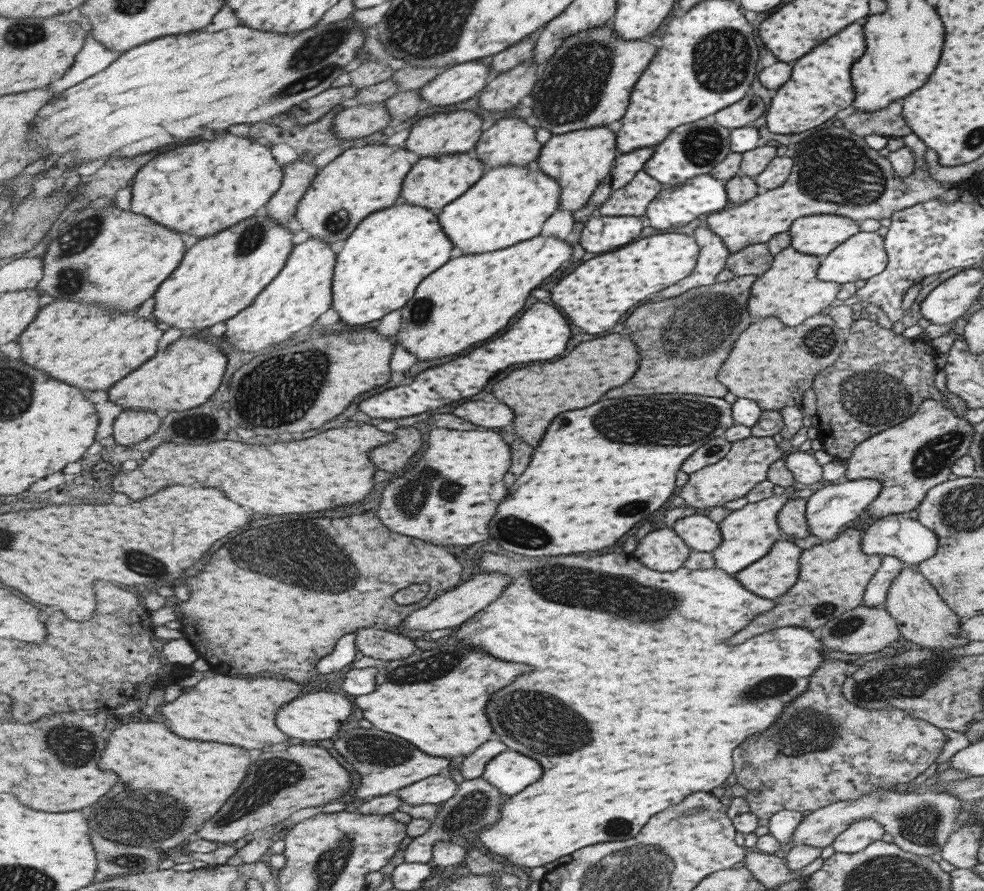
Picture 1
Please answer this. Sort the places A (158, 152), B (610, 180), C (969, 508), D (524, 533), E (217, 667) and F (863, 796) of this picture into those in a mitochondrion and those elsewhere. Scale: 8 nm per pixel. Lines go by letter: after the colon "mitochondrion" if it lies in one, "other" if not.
A: other
B: other
C: mitochondrion
D: mitochondrion
E: other
F: other

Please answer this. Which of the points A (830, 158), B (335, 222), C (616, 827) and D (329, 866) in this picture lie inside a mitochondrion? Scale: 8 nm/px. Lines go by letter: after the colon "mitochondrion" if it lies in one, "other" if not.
A: mitochondrion
B: mitochondrion
C: mitochondrion
D: mitochondrion

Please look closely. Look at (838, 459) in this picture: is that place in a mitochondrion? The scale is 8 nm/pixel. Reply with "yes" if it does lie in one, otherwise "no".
no

